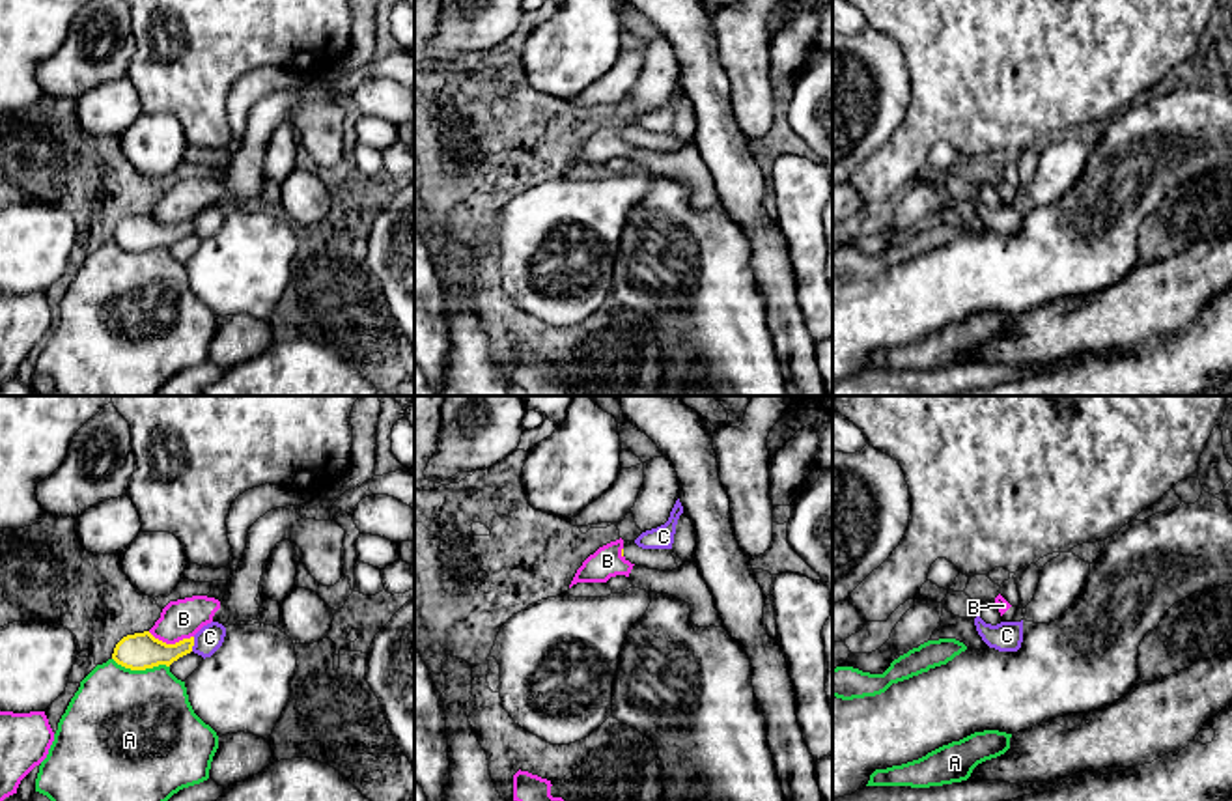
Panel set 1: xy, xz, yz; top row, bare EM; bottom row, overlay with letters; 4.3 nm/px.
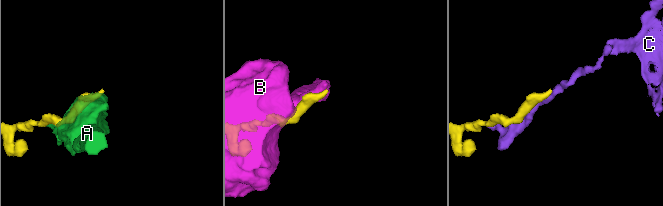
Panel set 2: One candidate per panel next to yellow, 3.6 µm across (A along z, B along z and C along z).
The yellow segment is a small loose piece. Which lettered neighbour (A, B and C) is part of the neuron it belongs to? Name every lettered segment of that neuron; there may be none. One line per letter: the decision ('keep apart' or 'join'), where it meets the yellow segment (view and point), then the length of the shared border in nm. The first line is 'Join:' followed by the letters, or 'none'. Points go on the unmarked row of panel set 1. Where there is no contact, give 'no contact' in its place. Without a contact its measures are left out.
Join: none
A: keep apart; contact xy (140, 251); length 260 nm
B: keep apart; contact xy (170, 226); length 200 nm
C: keep apart; contact xy (193, 226); length 70 nm

